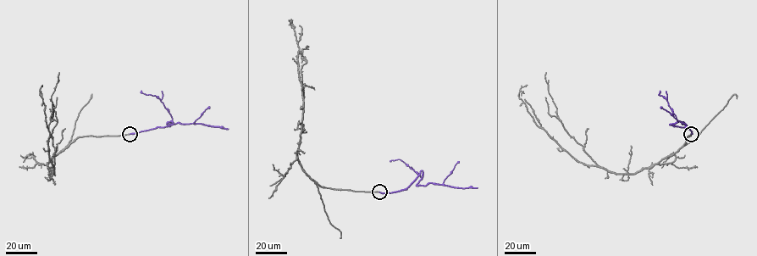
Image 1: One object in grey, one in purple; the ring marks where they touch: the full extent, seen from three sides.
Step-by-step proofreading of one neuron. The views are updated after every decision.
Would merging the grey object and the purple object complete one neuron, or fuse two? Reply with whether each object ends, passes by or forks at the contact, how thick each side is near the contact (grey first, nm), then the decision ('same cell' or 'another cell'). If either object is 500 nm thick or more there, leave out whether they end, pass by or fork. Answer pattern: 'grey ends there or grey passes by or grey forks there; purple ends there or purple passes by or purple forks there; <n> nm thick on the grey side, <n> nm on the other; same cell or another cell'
grey ends there; purple ends there; 340 nm thick on the grey side, 280 nm on the other; same cell

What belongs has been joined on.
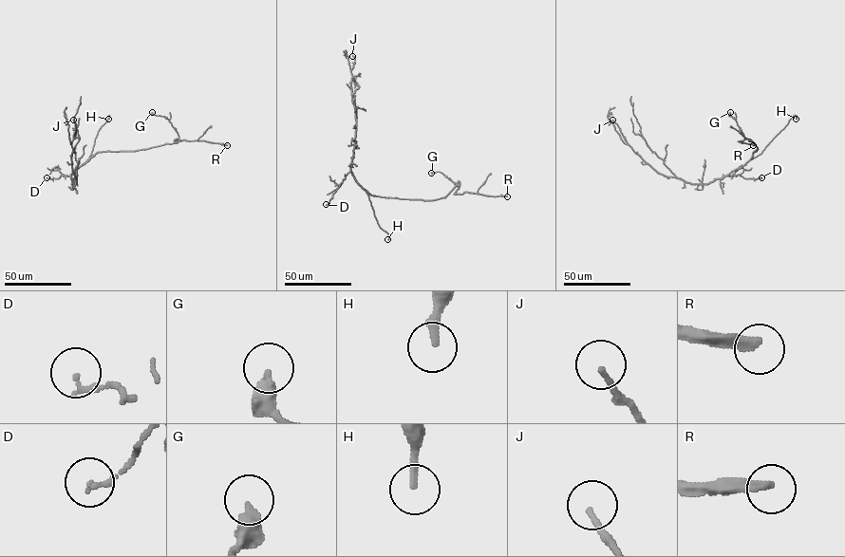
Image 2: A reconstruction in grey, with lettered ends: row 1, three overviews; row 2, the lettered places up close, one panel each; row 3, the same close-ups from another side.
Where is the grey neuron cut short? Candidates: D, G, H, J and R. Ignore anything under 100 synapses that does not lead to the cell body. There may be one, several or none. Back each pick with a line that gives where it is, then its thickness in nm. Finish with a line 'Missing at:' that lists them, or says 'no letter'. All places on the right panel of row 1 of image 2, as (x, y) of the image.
H: (796, 119) | 240 nm
R: (753, 145) | 320 nm
Missing at: H, R

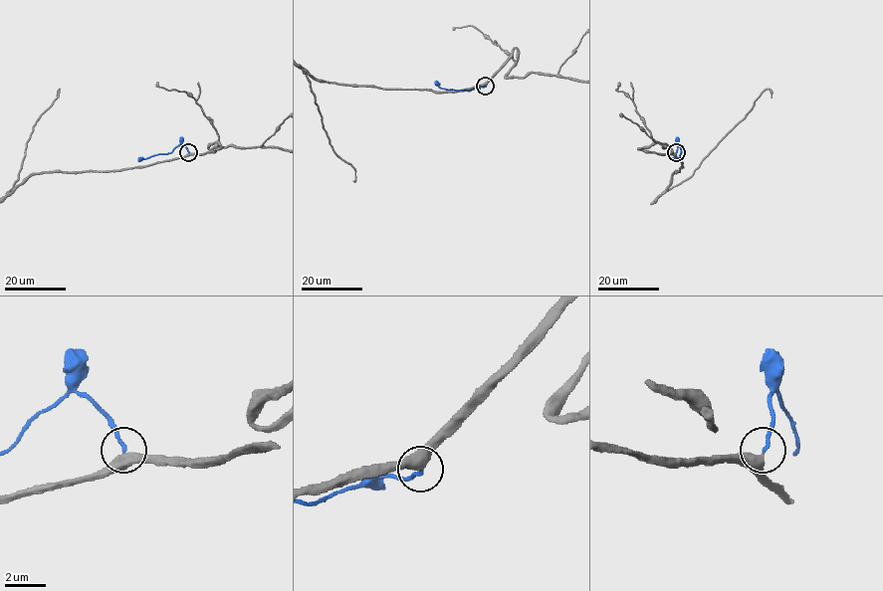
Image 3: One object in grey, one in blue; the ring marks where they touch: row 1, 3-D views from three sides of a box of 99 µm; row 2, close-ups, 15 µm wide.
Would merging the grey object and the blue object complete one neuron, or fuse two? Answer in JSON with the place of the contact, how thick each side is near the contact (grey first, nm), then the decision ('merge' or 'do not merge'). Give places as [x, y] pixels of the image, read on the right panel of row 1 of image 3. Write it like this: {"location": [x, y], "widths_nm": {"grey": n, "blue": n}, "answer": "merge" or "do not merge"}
{"location": [676, 152], "widths_nm": {"grey": 400, "blue": 160}, "answer": "merge"}

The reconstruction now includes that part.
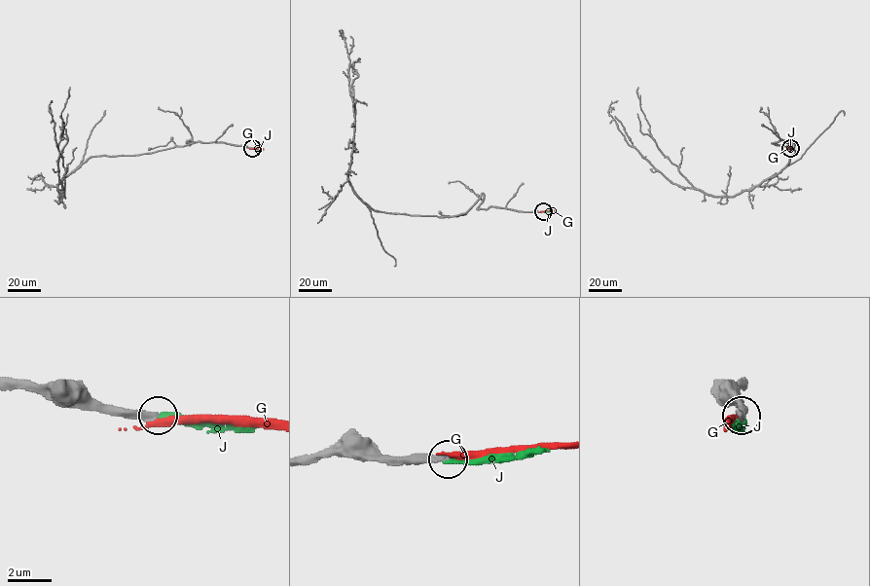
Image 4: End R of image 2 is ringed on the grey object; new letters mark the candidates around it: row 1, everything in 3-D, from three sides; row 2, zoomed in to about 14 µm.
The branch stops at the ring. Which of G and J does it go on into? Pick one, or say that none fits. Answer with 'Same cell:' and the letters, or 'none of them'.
Same cell: J

